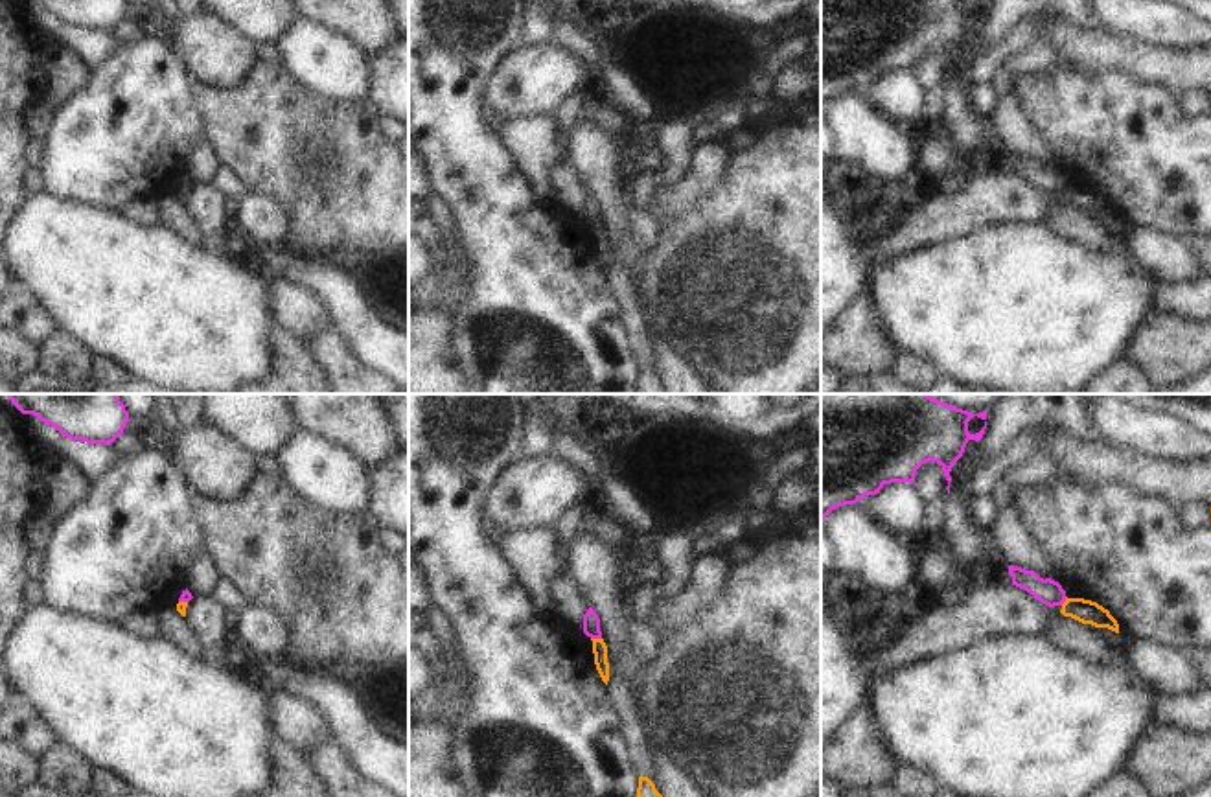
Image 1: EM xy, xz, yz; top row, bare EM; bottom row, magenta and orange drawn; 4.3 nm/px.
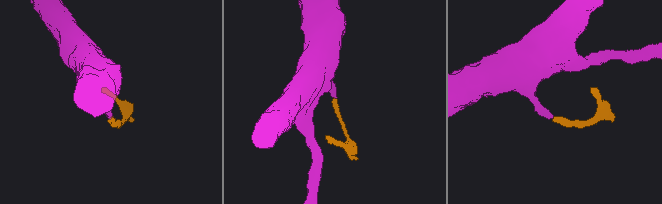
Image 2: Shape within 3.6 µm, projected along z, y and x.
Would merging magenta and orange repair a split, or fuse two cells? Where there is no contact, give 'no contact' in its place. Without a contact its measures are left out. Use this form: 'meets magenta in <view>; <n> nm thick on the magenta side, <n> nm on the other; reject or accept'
meets magenta in xz; 80 nm thick on the magenta side, 60 nm on the other; accept

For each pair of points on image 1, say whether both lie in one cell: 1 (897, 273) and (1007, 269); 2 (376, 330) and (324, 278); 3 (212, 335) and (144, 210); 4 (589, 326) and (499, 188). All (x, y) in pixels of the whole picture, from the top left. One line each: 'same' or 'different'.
1: same
2: same
3: different
4: same

